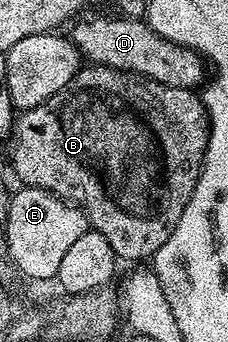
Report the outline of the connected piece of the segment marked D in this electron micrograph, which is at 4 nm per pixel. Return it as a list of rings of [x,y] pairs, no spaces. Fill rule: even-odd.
[[[81,16],[72,23],[71,41],[77,46],[82,59],[99,66],[139,74],[142,78],[161,82],[167,86],[197,88],[206,81],[206,59],[185,46],[161,38],[149,27],[148,21],[140,18],[85,18]]]

